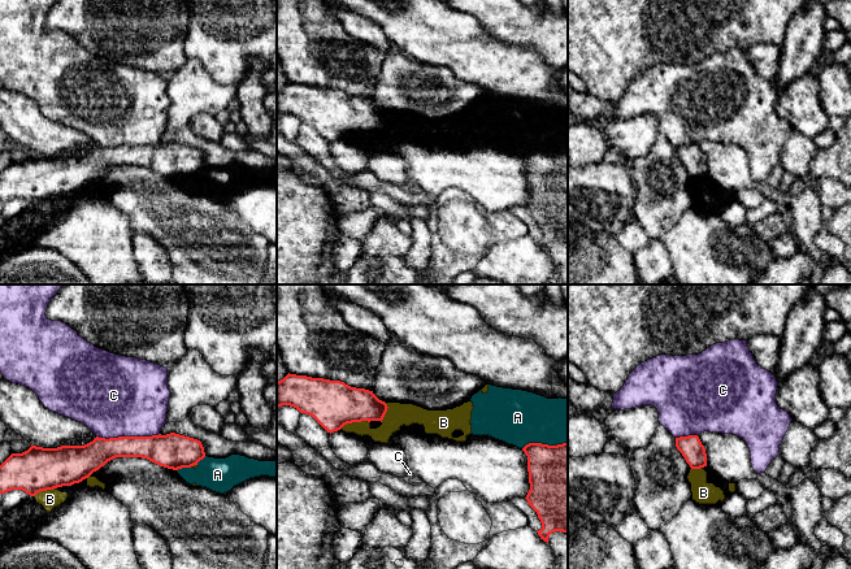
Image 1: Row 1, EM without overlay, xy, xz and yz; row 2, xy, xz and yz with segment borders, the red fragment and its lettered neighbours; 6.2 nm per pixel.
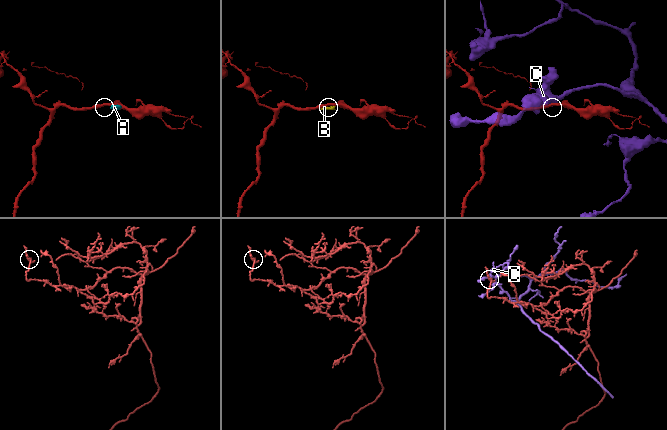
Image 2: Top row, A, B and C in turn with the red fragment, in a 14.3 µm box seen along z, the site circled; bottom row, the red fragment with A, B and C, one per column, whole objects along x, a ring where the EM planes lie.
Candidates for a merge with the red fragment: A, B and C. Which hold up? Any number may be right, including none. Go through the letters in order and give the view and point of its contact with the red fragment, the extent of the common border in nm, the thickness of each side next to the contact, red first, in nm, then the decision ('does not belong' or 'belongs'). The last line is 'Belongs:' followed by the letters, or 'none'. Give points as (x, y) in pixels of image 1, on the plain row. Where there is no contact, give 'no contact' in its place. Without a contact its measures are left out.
A: xz (545, 153) | 280 nm | 440/340 nm | does not belong
B: xz (355, 130) | 190 nm | 300/130 nm | does not belong
C: xy (127, 146) | 400 nm | 190/500 nm | does not belong
Belongs: none

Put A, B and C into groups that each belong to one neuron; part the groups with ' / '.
A B / C

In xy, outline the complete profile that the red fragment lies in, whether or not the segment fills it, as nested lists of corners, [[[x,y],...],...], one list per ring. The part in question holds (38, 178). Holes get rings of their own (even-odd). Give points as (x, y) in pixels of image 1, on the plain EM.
[[[175,142],[109,148],[96,145],[84,155],[57,157],[31,153],[22,162],[12,162],[0,174],[0,203],[22,199],[35,205],[40,200],[71,195],[116,166],[142,166],[178,179],[197,174],[205,161],[200,149]]]

